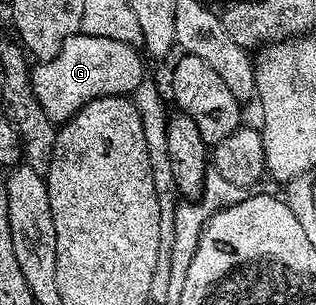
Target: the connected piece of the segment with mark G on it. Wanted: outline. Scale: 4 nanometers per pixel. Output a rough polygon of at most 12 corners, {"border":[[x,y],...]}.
{"border":[[80,30],[30,69],[62,122],[145,82],[136,45]]}

